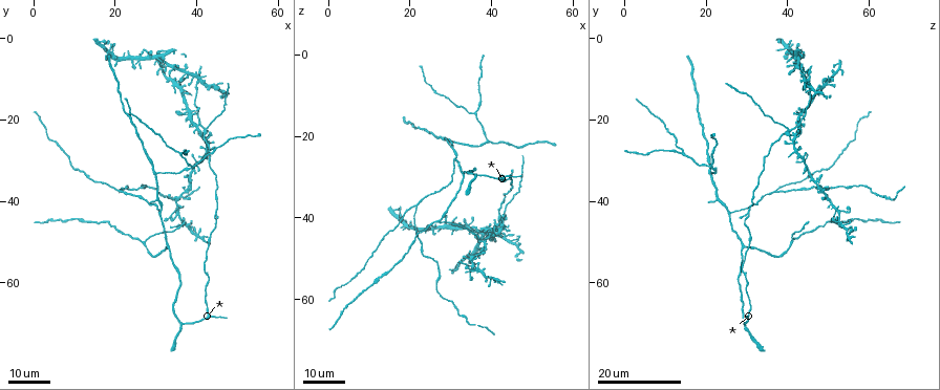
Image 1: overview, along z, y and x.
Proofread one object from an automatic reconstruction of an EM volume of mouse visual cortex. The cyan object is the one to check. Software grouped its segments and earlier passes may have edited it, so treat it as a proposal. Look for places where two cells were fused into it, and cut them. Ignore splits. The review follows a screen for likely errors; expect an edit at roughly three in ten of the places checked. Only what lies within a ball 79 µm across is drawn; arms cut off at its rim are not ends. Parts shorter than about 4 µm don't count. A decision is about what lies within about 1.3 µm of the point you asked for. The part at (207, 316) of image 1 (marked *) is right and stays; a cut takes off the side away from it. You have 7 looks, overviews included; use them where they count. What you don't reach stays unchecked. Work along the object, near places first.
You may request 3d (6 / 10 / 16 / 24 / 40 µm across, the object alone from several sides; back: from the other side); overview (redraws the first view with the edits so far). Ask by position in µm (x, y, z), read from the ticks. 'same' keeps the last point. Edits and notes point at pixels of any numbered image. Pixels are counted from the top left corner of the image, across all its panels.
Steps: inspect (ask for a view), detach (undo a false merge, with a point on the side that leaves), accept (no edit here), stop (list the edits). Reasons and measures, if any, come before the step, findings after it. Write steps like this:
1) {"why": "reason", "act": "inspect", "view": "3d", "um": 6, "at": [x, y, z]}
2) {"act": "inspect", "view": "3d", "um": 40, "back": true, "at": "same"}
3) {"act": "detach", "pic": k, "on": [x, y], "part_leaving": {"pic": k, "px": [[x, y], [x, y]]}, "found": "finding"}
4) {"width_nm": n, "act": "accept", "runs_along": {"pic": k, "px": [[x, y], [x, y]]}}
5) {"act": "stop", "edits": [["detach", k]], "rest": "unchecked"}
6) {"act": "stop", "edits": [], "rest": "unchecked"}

{"why": "branch point", "act": "inspect", "view": "3d", "um": 24, "at": [31.5, 42.5, 26.0]}

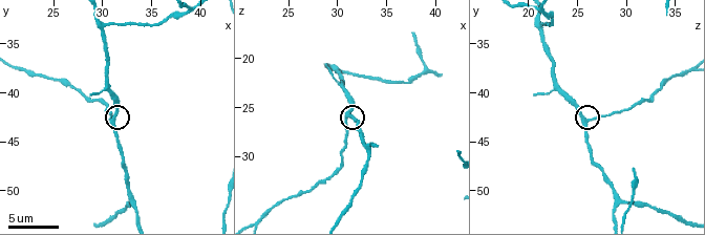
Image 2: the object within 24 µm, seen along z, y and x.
{"act": "inspect", "view": "3d", "um": 6, "at": [30.8, 43.0, 25.6]}

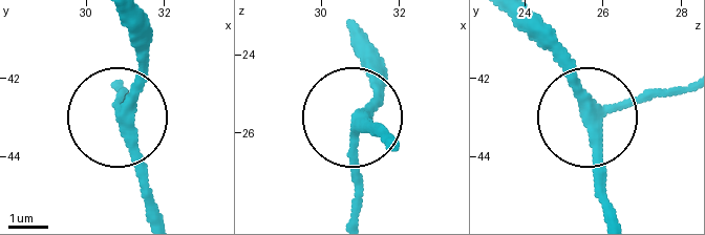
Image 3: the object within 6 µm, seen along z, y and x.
{"width_nm": 270, "act": "accept", "runs_along": {"pic": 3, "px": [[155, 213], [122, 112], [139, 36]]}, "found": "one cell here"}

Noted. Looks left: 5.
{"act": "inspect", "view": "3d", "um": 24, "at": [21.0, 38.0, 37.5]}

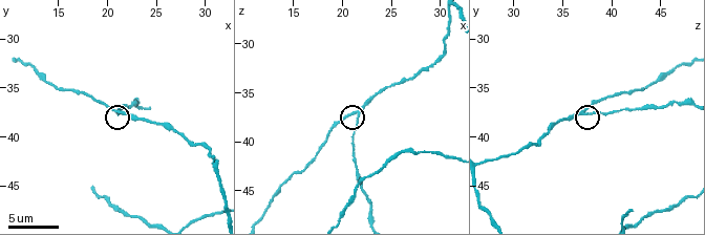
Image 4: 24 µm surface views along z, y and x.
{"act": "inspect", "view": "3d", "um": 10, "at": [21.8, 37.6, 37.2]}

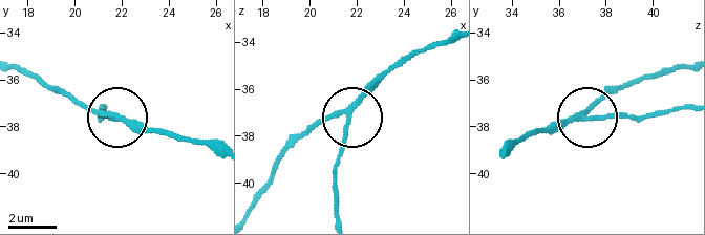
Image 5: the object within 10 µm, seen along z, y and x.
{"arms": 3, "act": "accept", "found": "continuous, no second cell"}

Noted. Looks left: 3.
{"why": "three arms meet", "act": "inspect", "view": "3d", "um": 24, "at": [35.5, 28.0, 14.5]}

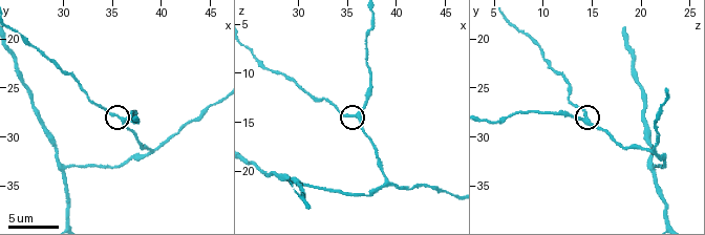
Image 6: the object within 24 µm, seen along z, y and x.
{"why": "zoom in", "act": "inspect", "view": "3d", "um": 6, "at": [35.6, 28.2, 14.2]}

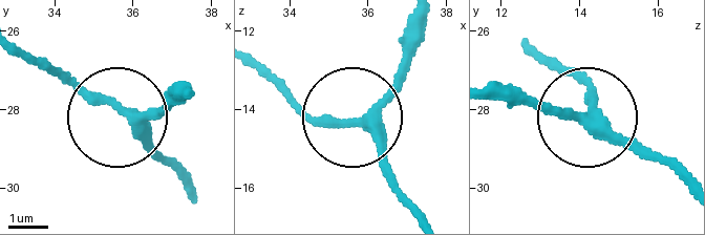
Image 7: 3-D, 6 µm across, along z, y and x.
{"act": "inspect", "view": "3d", "um": 6, "back": true, "at": [35.75, 27.90, 14.35]}

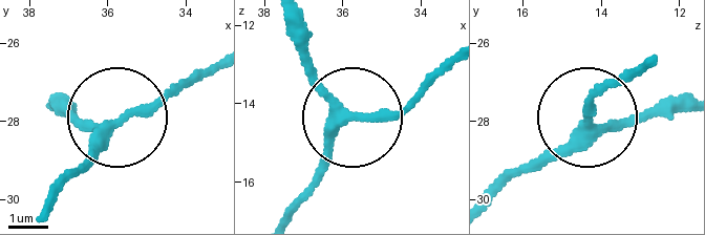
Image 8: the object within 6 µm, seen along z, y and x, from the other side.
{"side_arm_um": 16, "act": "accept", "runs_along": {"pic": 8, "px": [[487, 203], [577, 122], [655, 115]]}, "found": "all the same cell"}

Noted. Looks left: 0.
{"act": "stop", "edits": [], "rest": "unchecked"}

